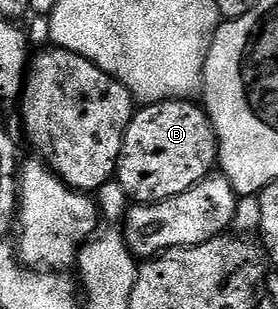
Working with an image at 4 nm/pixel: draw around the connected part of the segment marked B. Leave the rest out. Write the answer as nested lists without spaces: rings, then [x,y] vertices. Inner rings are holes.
[[[175,98],[172,102],[153,102],[144,105],[142,108],[136,109],[131,116],[131,123],[125,132],[125,140],[121,148],[121,156],[119,157],[119,169],[117,171],[117,180],[121,184],[121,188],[125,188],[128,199],[134,200],[139,204],[146,204],[149,202],[160,202],[166,198],[177,196],[181,192],[185,192],[189,188],[193,188],[193,184],[197,184],[201,179],[207,177],[216,169],[217,159],[219,157],[219,143],[215,141],[215,129],[211,126],[211,118],[207,114],[206,109],[202,105],[196,104],[191,100],[184,100]]]

